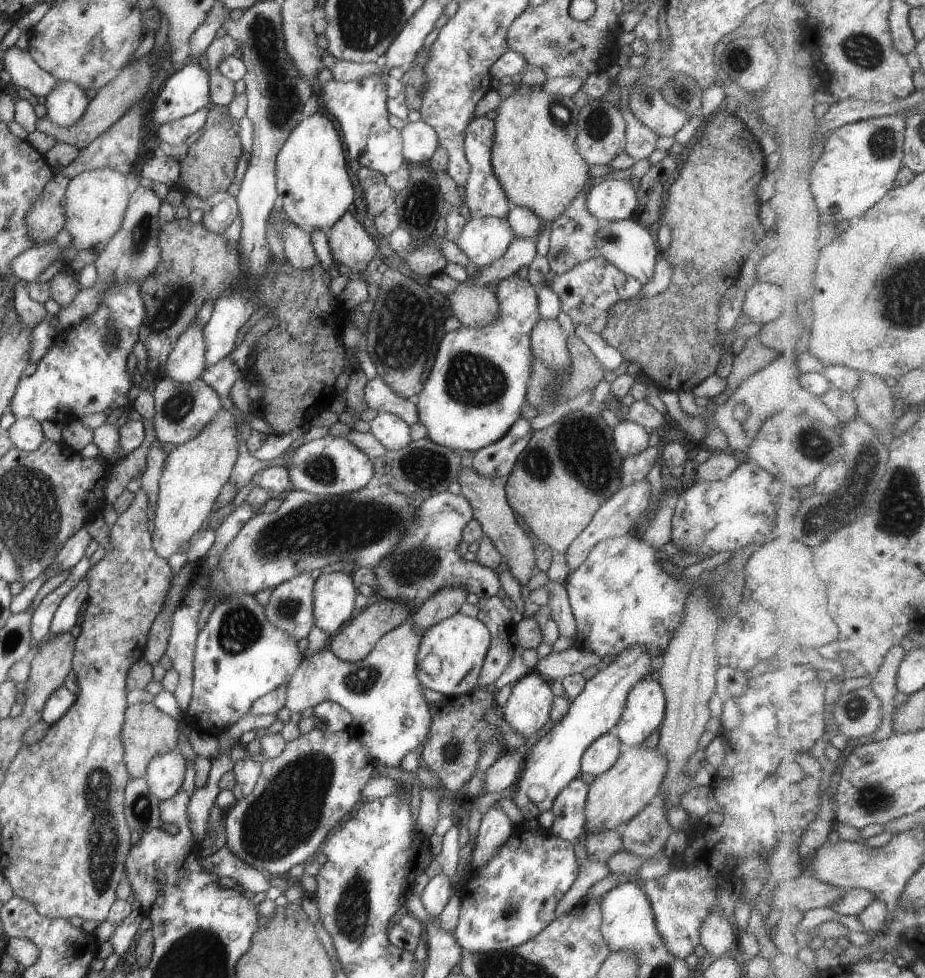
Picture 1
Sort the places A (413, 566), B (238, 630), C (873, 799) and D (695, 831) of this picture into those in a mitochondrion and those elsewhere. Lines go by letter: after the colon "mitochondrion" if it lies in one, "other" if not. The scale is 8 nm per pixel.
A: mitochondrion
B: mitochondrion
C: mitochondrion
D: other

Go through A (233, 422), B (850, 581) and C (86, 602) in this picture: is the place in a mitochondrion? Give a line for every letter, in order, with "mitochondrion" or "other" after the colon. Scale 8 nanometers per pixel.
A: other
B: other
C: other

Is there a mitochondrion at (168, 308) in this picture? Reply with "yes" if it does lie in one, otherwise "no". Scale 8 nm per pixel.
yes

